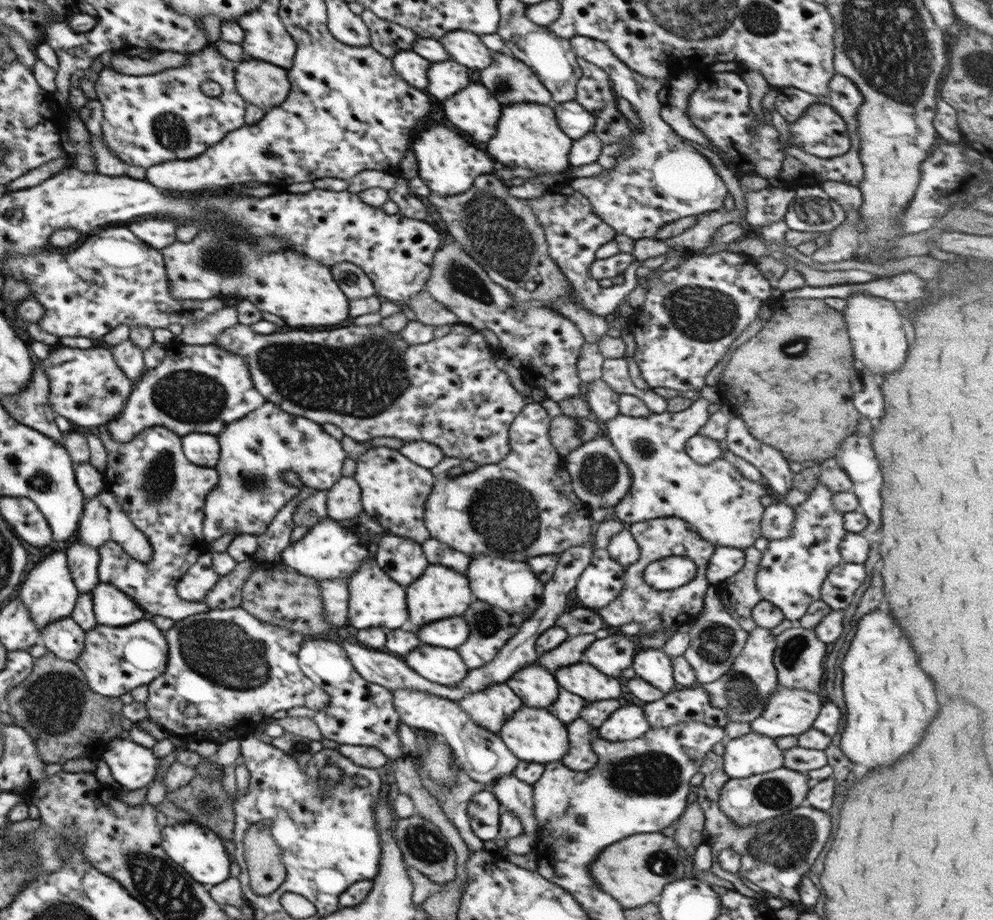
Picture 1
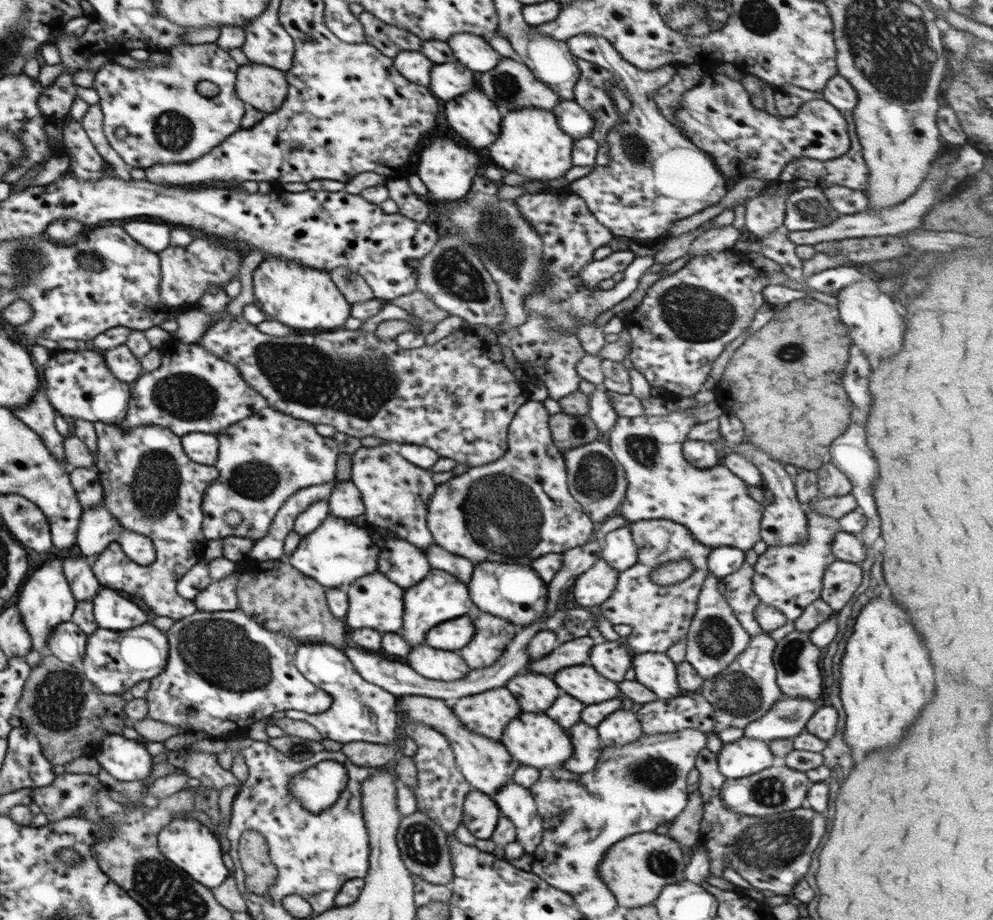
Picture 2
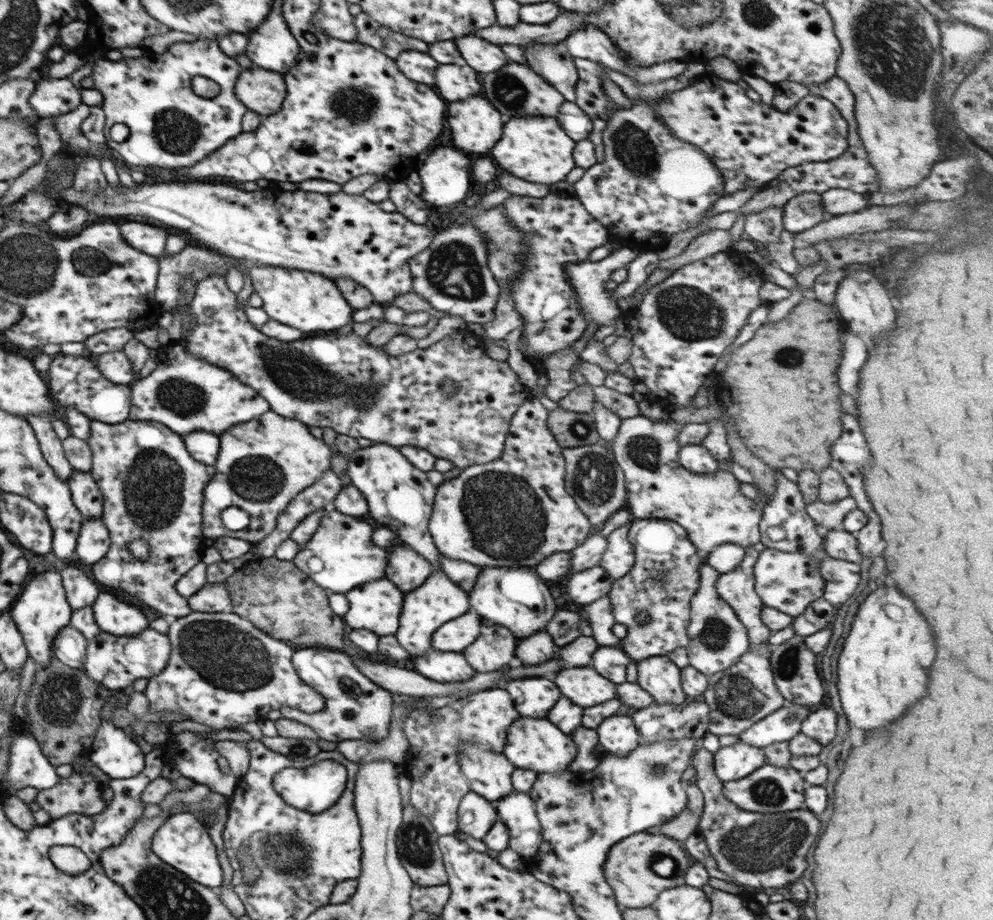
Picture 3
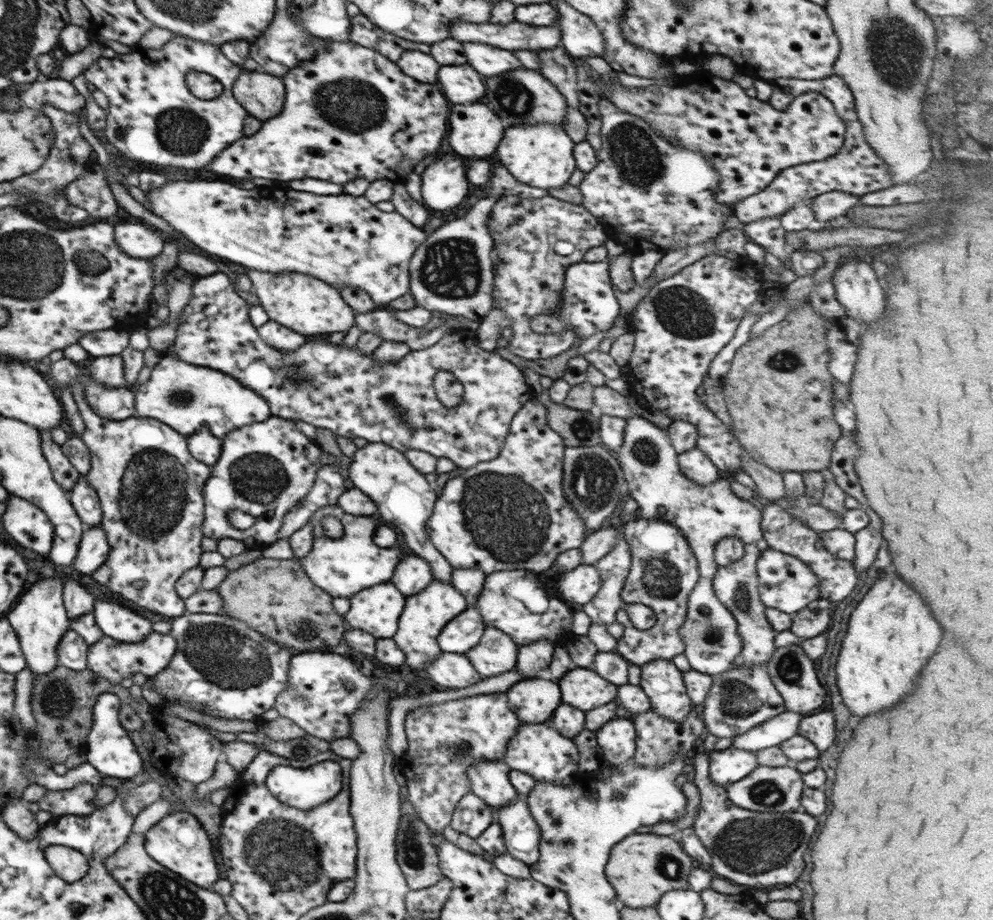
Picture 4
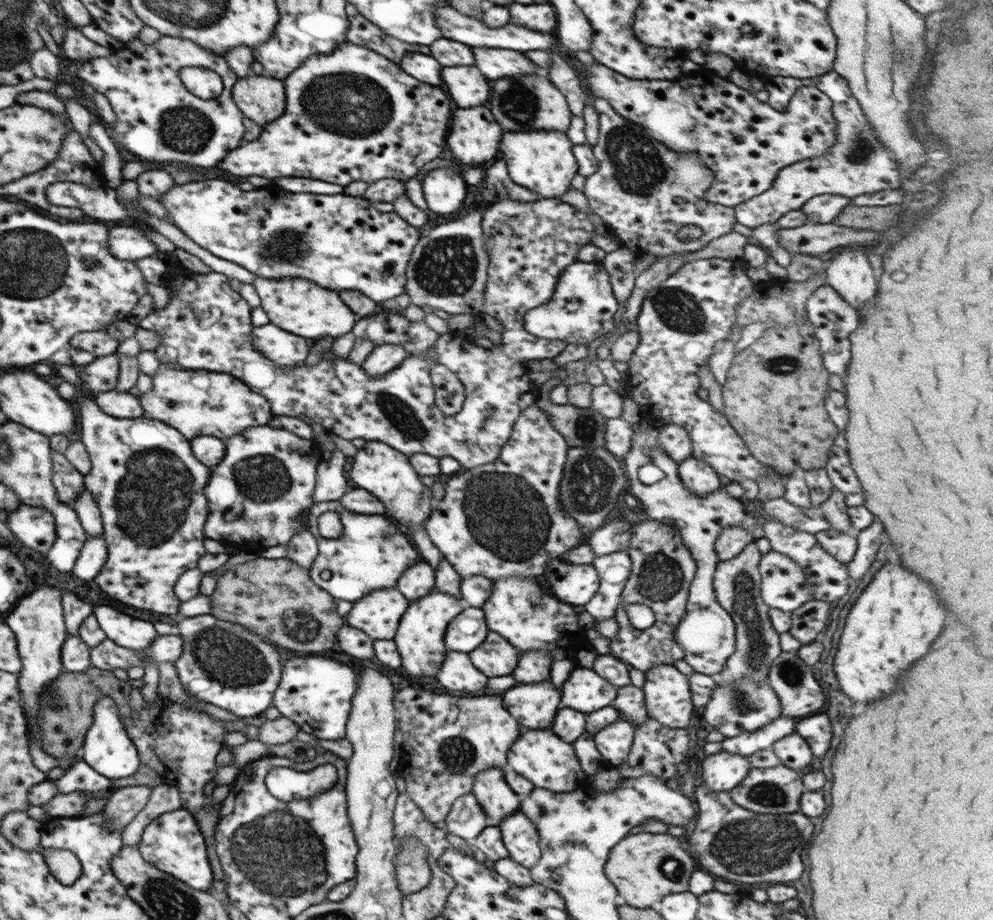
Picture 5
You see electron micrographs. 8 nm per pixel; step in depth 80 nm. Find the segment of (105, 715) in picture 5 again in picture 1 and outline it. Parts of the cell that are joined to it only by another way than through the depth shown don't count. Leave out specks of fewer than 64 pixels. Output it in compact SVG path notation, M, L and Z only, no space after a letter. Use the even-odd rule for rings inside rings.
M129 738L109 740L99 759L109 767L113 780L125 791L150 786L158 766L151 749L135 744Z

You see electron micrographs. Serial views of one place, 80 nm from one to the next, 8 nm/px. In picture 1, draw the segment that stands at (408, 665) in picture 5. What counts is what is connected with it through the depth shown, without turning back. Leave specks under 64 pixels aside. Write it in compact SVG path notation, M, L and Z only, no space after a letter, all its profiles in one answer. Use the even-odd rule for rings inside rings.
M428 564L421 576L405 587L407 609L405 627L408 628L409 633L416 635L421 626L425 624L450 617L461 617L473 600L474 597L471 595L469 582L465 575L445 566Z

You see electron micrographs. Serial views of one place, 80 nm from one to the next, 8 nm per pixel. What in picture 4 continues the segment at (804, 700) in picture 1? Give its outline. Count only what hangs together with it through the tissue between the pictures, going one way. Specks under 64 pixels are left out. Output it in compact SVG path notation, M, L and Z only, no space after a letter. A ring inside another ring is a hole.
M784 710L751 730L734 736L730 746L747 752L756 752L778 745L798 734L798 724L803 716L800 712Z

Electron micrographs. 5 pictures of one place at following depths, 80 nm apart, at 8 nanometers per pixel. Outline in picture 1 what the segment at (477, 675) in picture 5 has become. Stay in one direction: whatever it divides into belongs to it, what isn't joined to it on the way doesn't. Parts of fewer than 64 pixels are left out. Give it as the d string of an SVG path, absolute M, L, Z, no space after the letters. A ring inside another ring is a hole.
M420 643L401 656L401 659L421 678L445 688L453 688L461 684L460 680L463 680L468 673L468 668L458 652L451 648Z

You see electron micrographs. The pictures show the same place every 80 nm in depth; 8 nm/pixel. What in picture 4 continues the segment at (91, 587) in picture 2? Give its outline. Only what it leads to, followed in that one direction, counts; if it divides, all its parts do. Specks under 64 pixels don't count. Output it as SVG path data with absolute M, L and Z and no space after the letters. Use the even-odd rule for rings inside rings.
M61 575L62 582L62 603L69 622L79 618L87 612L91 613L94 605L93 596L84 588L81 580L73 580L71 577Z

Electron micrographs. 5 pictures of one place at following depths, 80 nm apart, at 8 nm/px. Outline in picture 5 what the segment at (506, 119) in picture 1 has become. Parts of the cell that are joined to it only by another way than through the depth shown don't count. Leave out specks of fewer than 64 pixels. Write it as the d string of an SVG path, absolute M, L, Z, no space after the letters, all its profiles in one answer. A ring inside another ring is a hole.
M559 131L505 132L499 142L498 152L501 154L498 157L507 164L507 174L515 184L532 190L539 199L558 199L569 190L571 179L576 173L572 146L567 136Z

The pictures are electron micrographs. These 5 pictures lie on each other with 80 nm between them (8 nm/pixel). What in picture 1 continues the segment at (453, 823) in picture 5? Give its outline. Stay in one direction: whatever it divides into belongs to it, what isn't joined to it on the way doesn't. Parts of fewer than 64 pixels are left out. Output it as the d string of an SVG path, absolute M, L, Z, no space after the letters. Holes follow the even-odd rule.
M489 789L473 793L467 802L466 809L473 835L482 841L493 840L498 836L499 817L502 809Z

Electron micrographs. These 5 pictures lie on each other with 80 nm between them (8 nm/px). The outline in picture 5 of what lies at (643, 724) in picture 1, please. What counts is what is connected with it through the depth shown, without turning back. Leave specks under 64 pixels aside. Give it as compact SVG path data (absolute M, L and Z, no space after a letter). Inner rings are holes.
M618 720L608 724L593 735L594 744L602 760L610 767L617 767L625 763L635 726L626 721Z

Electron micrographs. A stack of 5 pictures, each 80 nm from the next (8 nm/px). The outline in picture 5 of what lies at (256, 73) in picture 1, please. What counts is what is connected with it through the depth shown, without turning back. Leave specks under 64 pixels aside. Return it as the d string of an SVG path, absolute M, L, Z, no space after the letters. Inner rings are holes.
M265 75L238 78L233 84L231 99L245 119L262 127L284 112L284 87L279 80Z

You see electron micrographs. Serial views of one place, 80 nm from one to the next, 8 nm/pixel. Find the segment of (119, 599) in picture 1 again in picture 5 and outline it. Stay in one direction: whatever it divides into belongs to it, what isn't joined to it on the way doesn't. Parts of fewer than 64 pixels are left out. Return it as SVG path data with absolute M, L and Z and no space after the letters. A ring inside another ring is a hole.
M98 605L92 609L99 629L117 646L140 652L156 637L153 622L127 616L109 605Z

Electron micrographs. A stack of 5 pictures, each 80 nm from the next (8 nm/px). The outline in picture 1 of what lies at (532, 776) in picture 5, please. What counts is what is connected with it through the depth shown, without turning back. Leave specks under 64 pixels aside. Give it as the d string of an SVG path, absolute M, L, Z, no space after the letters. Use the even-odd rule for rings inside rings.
M522 704L503 723L497 735L519 761L544 765L560 761L568 749L566 725L559 722L556 716L549 714L545 708L531 708Z

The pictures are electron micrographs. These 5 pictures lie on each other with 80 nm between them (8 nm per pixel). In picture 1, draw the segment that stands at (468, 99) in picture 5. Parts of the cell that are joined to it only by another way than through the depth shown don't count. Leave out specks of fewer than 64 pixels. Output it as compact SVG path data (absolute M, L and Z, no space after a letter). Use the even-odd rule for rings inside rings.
M435 62L427 68L427 92L439 100L445 100L469 84L467 68L453 62Z

